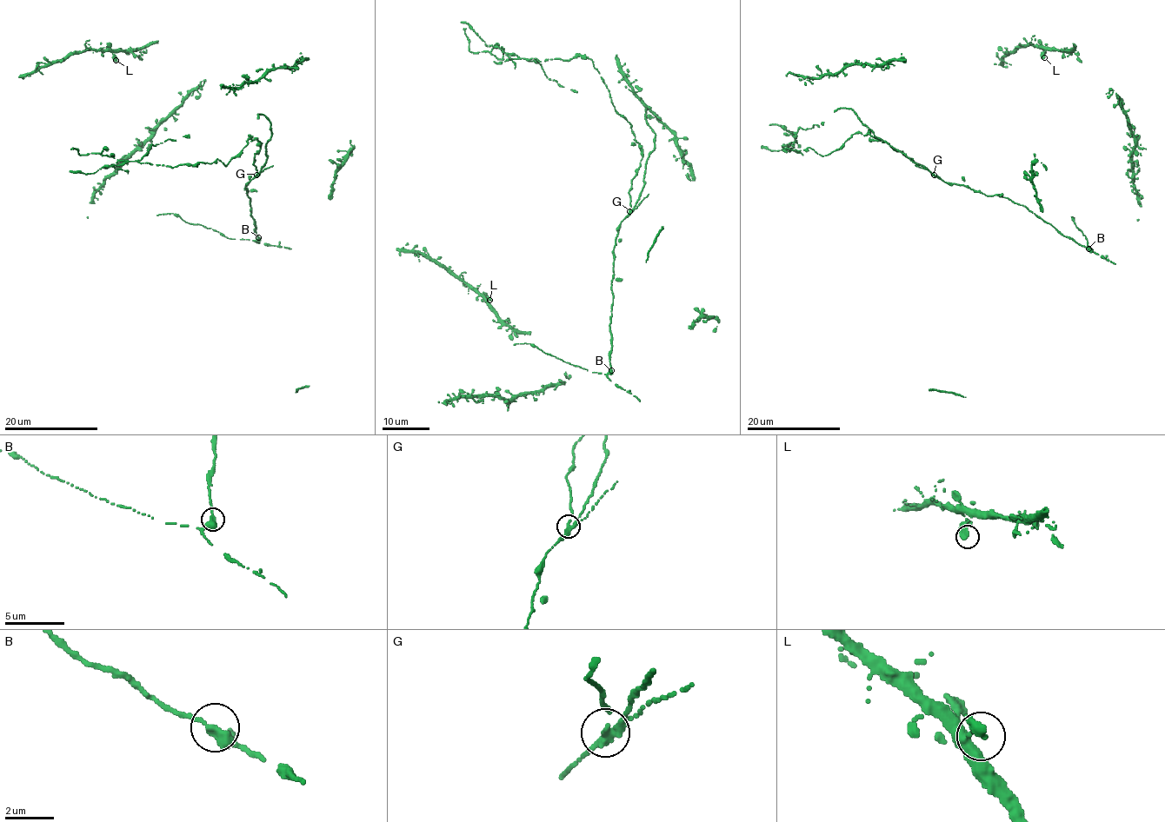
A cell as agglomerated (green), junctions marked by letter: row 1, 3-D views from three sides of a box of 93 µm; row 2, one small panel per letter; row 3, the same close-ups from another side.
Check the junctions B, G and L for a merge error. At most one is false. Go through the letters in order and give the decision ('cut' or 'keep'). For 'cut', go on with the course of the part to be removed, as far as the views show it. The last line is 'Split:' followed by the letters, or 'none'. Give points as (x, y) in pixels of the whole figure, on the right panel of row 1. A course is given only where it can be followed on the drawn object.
B: keep
G: cut | (934, 175), (869, 134), (855, 132), (822, 156), (810, 148), (785, 150), (795, 148), (795, 136), (769, 124)
L: keep
Split: G

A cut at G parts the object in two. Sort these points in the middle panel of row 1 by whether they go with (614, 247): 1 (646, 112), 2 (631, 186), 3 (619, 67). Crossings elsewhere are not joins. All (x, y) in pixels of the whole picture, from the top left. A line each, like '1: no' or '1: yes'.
1: yes
2: no
3: yes

